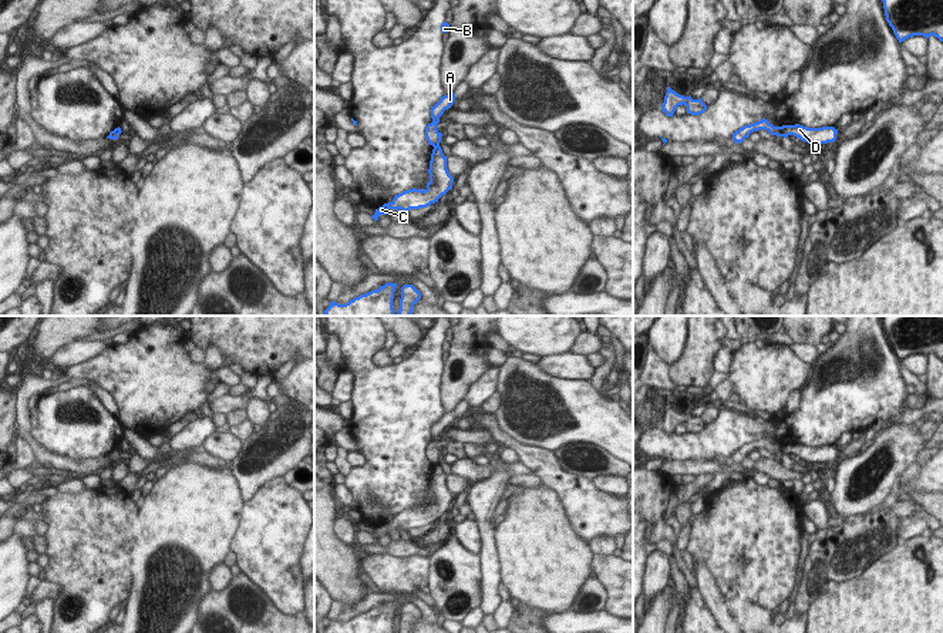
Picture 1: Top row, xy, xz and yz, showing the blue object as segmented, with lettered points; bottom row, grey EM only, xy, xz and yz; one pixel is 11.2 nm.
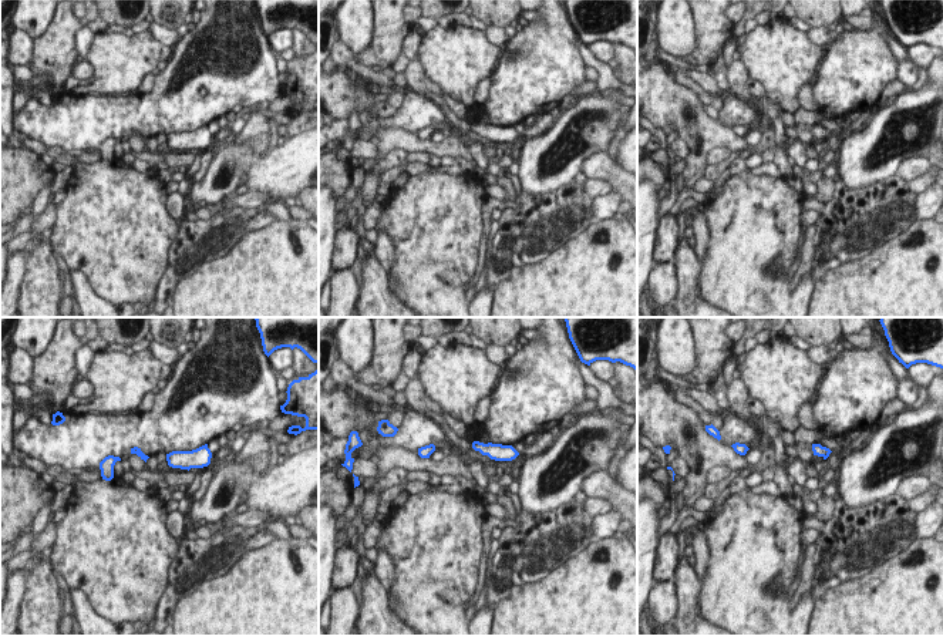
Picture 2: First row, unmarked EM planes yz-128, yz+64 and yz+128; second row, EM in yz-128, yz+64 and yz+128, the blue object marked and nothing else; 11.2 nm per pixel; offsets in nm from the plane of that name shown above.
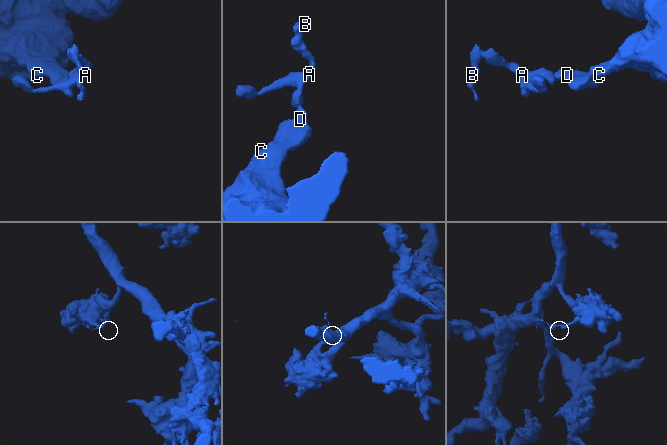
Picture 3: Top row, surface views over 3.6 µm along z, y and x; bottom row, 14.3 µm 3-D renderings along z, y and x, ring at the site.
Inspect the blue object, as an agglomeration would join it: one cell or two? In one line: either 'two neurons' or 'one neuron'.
two neurons

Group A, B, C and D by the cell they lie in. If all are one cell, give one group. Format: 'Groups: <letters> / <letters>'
Groups: A B / C D

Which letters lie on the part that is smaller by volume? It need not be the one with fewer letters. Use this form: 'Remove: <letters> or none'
Remove: A, B

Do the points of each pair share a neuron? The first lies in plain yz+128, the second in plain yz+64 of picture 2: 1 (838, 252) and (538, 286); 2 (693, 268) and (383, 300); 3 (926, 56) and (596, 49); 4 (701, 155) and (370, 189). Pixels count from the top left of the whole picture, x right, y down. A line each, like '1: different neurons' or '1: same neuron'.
1: different neurons
2: same neuron
3: same neuron
4: same neuron

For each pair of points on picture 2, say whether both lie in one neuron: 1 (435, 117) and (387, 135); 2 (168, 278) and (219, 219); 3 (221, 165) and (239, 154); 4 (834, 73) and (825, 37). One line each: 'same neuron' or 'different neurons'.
1: different neurons
2: same neuron
3: same neuron
4: different neurons

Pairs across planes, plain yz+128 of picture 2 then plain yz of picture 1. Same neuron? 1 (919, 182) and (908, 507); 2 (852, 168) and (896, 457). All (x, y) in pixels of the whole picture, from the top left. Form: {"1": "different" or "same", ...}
{"1": "same", "2": "same"}

